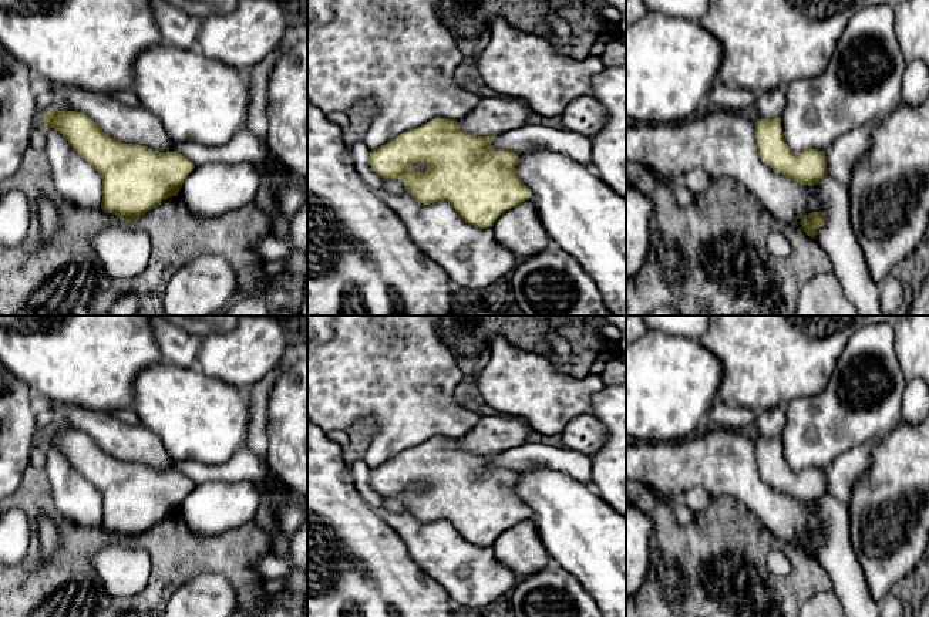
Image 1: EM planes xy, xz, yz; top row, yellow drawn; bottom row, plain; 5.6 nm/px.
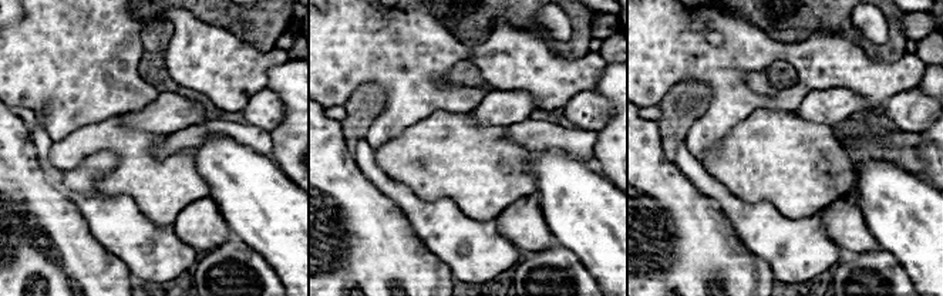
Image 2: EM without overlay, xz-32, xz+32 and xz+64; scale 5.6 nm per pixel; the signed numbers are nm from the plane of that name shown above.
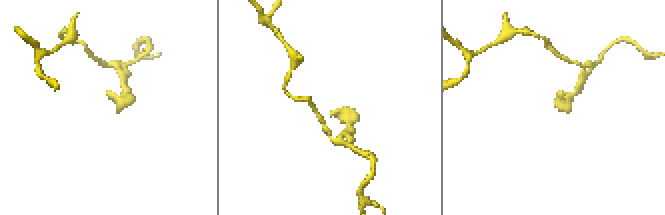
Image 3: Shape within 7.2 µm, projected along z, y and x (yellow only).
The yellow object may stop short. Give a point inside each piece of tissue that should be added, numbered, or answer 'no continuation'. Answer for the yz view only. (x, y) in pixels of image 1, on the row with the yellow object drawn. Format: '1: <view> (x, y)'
no continuation

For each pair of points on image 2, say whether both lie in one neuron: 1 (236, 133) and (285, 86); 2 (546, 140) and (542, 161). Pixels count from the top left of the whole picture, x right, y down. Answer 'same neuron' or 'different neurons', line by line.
1: different neurons
2: different neurons

